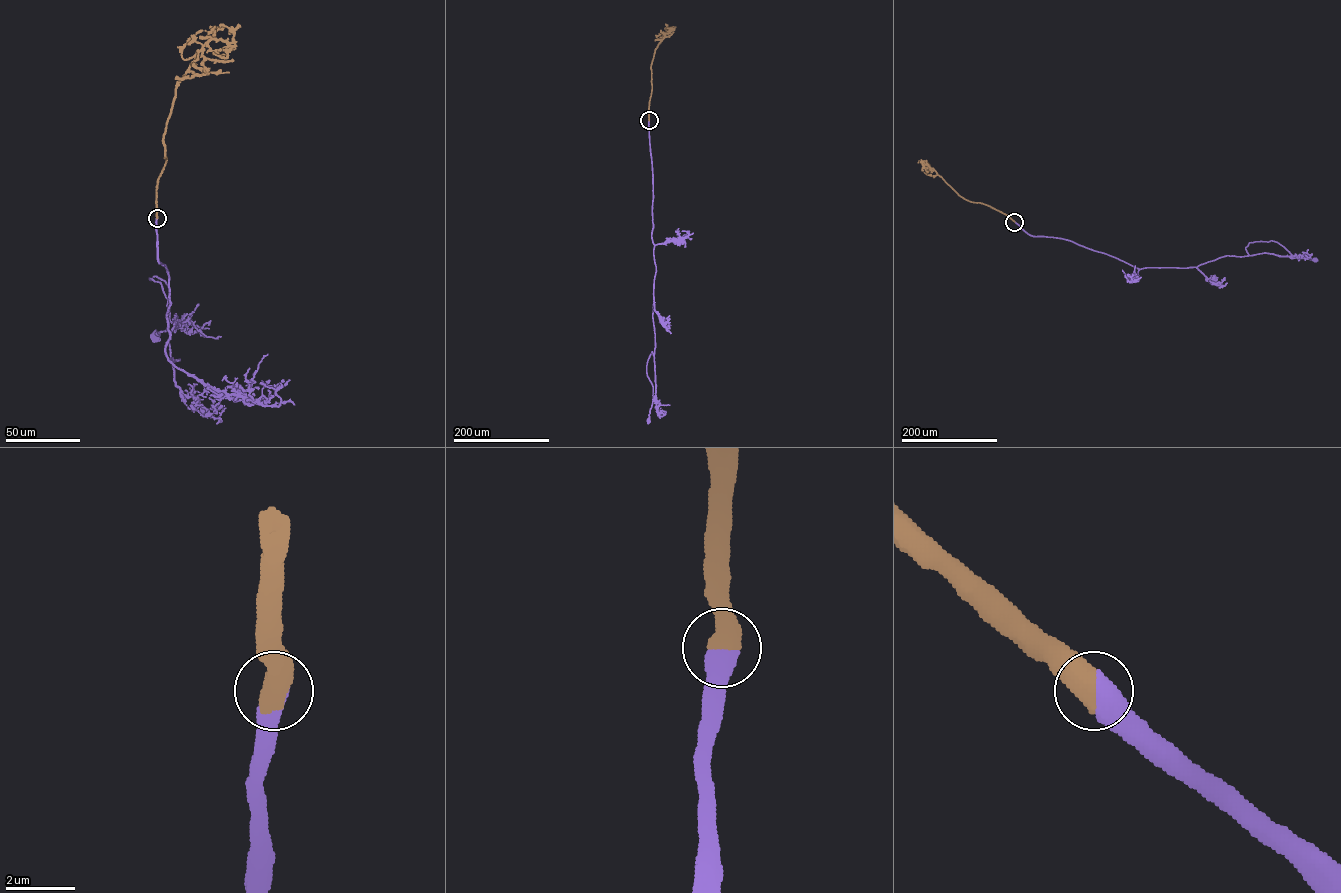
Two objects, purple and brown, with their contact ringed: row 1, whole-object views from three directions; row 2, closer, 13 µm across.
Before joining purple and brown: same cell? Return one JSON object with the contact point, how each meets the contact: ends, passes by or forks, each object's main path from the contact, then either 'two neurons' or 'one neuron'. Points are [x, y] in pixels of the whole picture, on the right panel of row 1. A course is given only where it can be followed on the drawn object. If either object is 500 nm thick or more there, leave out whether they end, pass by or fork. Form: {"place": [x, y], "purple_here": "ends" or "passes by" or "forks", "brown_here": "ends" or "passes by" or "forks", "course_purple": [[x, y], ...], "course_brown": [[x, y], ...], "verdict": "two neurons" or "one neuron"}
{"place": [1014, 222], "course_purple": [[1015, 222], [1032, 235], [1069, 240], [1139, 269], [1197, 267], [1248, 256], [1249, 242], [1271, 240], [1314, 260]], "course_brown": [[1014, 222], [990, 206], [960, 196], [933, 168], [923, 165], [921, 160]], "verdict": "one neuron"}

